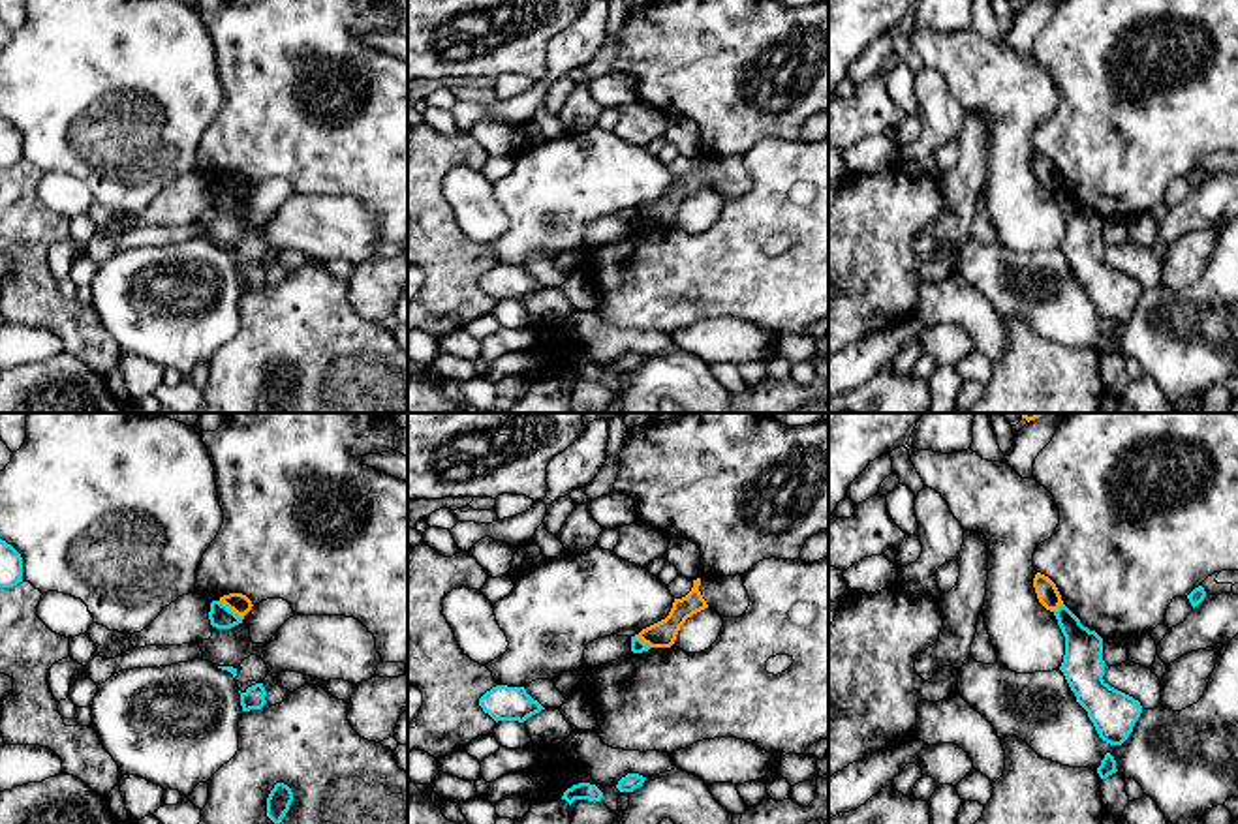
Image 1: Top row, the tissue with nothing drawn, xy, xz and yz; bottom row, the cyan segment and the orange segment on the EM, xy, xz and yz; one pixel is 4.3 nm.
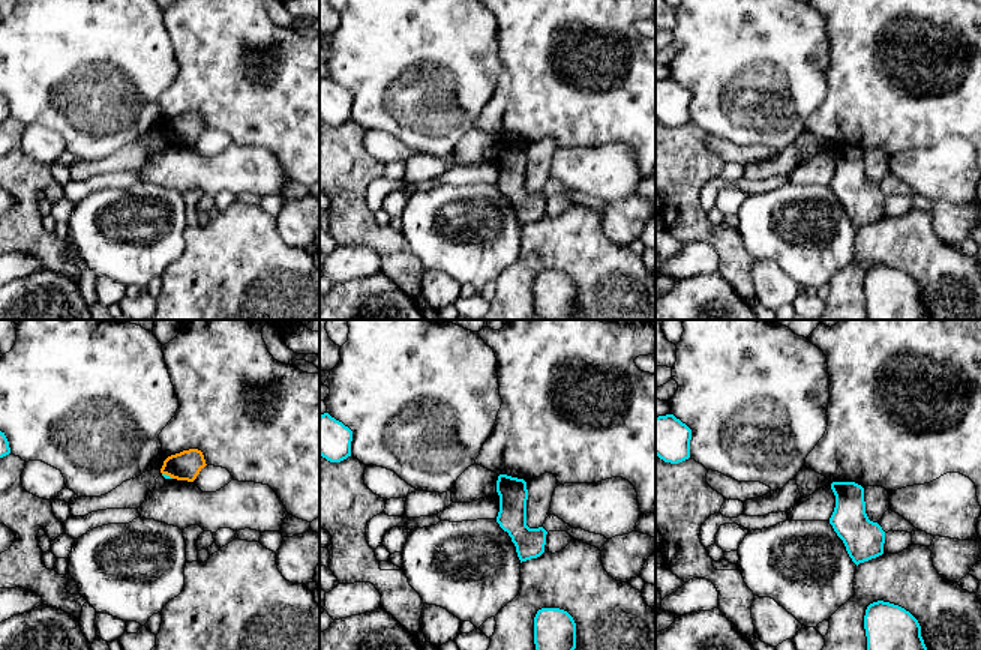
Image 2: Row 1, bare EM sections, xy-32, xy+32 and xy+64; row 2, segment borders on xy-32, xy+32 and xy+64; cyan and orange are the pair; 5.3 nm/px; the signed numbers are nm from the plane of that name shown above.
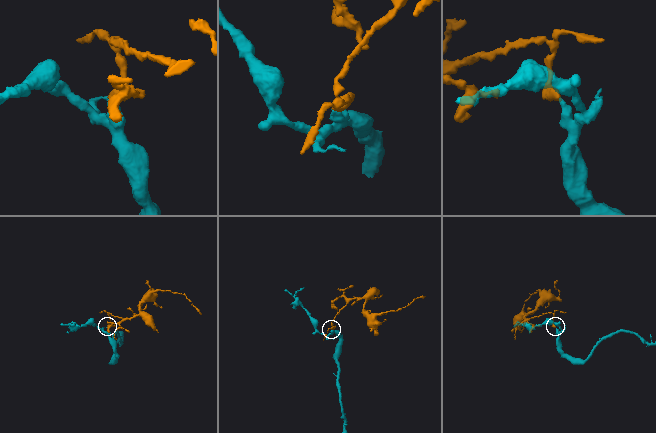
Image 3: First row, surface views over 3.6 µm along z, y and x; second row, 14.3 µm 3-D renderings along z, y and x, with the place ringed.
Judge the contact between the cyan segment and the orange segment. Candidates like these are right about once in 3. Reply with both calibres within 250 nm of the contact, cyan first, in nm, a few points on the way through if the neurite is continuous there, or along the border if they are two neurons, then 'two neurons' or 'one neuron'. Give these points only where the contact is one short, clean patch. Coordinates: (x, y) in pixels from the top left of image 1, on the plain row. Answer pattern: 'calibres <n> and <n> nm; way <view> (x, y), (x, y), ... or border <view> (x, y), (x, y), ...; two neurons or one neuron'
calibres 100 and 90 nm; border xy (218, 181), (243, 198); two neurons

